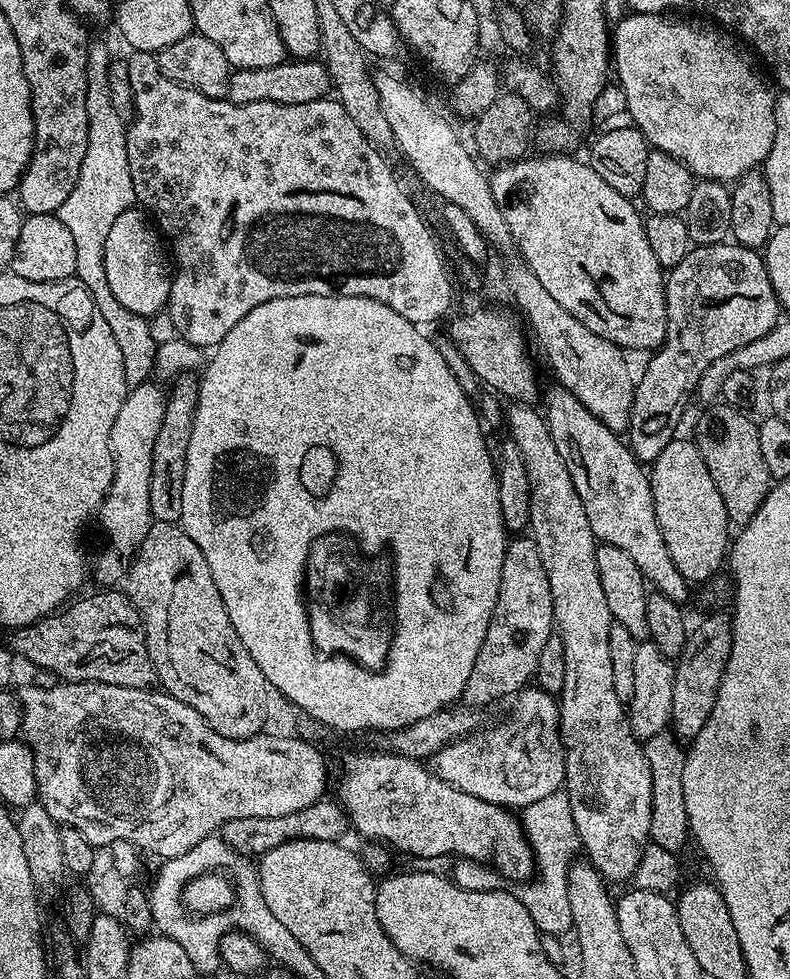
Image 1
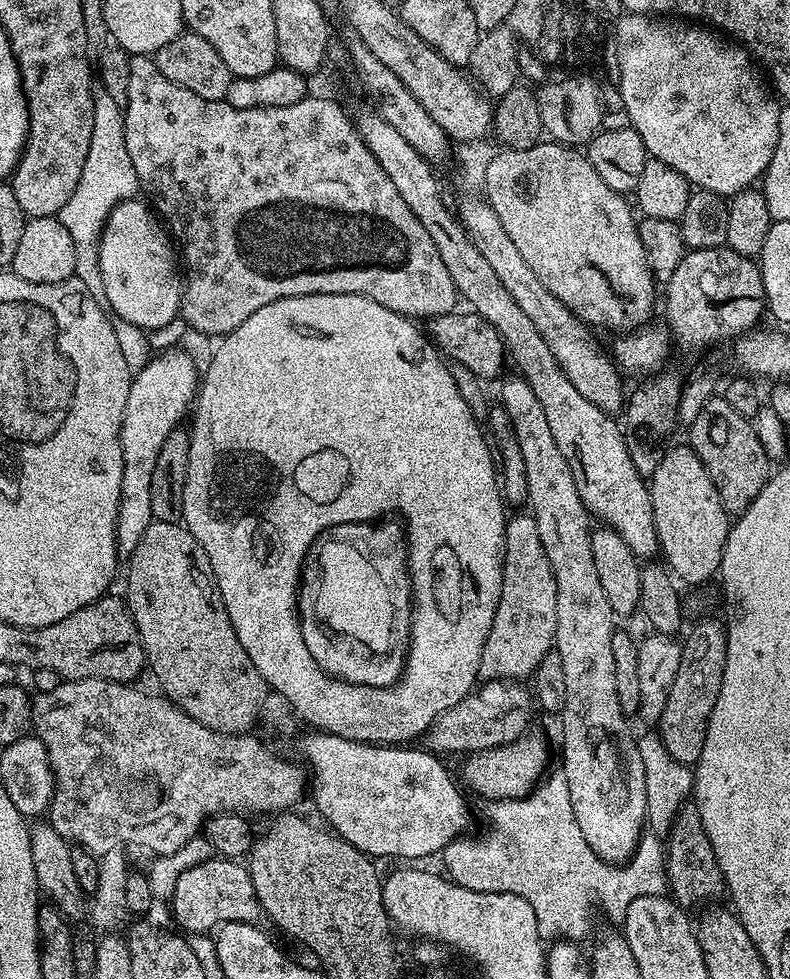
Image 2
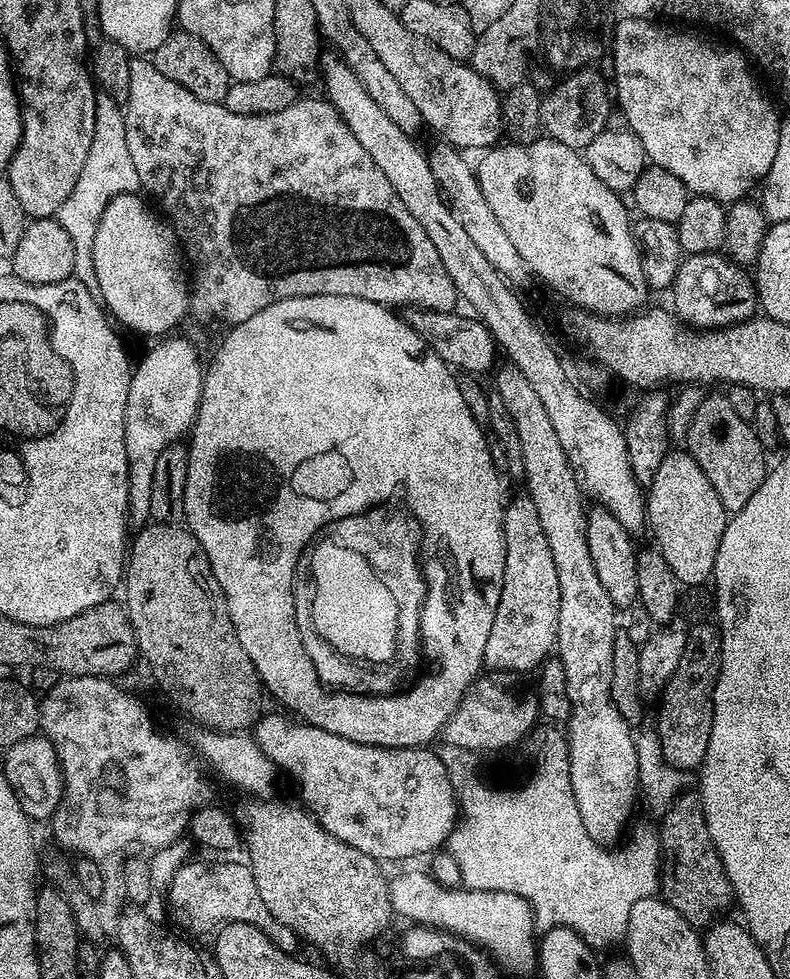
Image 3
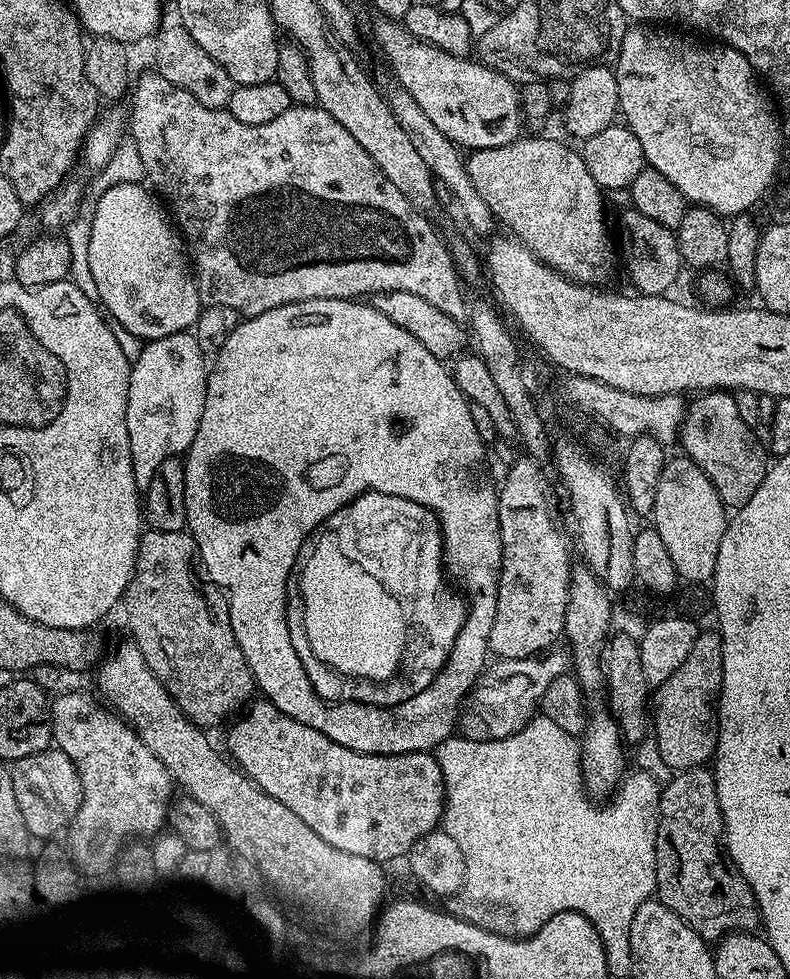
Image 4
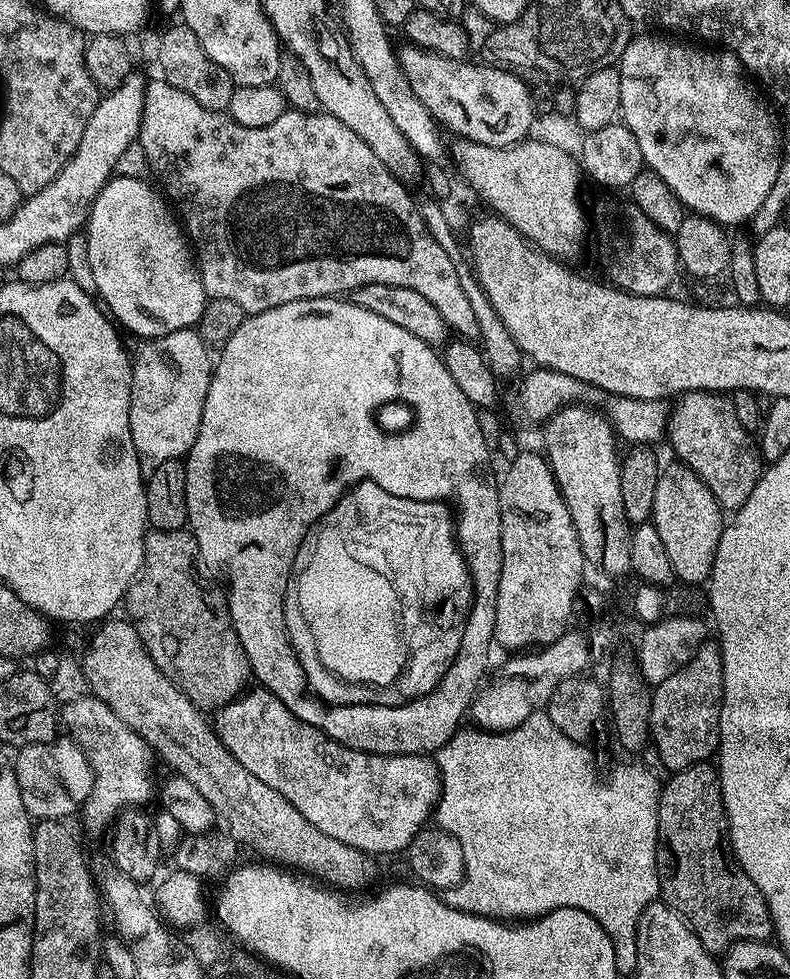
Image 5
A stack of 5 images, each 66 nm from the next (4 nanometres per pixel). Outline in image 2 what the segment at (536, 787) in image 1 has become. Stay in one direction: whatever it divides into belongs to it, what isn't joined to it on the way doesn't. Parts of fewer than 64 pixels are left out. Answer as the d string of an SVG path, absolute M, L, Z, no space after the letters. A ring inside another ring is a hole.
M528 730L514 743L471 753L464 764L464 780L469 788L467 791L485 796L488 802L518 800L521 796L527 796L543 779L548 764L548 744L544 740L538 741L539 738L538 733Z

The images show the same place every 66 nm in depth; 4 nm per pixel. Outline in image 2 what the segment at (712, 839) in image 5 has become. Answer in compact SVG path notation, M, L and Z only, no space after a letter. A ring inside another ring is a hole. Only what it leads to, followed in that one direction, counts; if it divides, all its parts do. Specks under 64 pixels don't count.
M688 802L681 807L671 831L667 834L664 870L668 874L671 899L685 910L692 910L695 904L700 904L703 900L712 900L719 892L721 895L725 891L724 876L720 873L720 867L714 858L710 838L706 838L706 830L702 826L695 803Z

